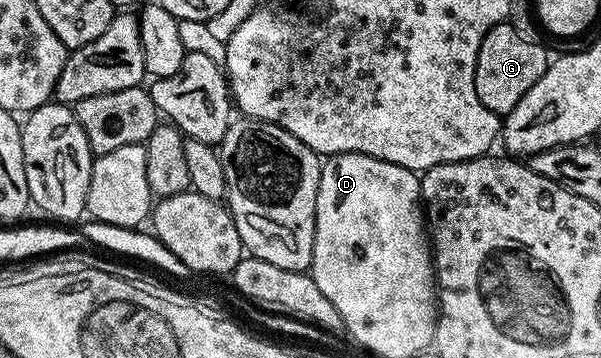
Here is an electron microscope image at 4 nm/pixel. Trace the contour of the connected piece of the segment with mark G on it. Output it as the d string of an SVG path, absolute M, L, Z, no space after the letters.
M508 22L496 24L482 38L474 70L474 90L478 90L478 102L501 118L518 106L522 96L542 78L550 63L550 55L542 45L519 36L510 25Z

